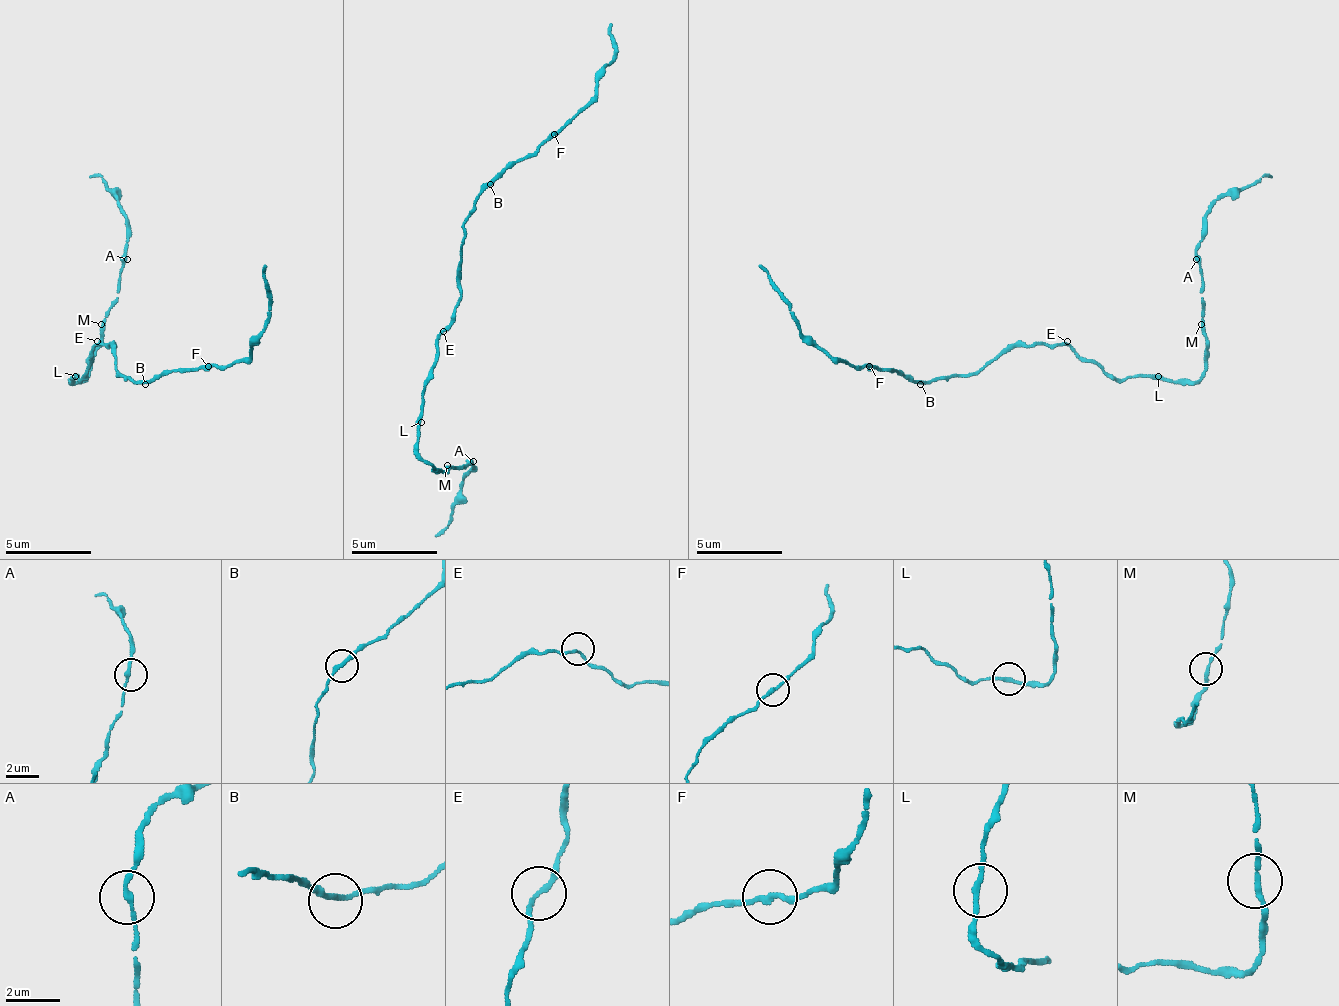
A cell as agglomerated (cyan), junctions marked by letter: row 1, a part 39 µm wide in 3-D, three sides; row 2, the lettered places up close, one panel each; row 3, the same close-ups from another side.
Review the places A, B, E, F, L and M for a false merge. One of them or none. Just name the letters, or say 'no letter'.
no letter

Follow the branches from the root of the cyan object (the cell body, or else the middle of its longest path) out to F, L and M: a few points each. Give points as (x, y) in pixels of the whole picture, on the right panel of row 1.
F: (1067, 345), (1006, 345), (976, 371), (937, 376), (933, 380), (907, 380), (898, 371), (868, 367)
L: (1067, 345), (1084, 358), (1093, 358), (1119, 380), (1127, 380), (1132, 376), (1158, 376)
M: (1067, 345), (1084, 358), (1093, 358), (1119, 380), (1132, 376), (1196, 380), (1205, 367), (1205, 328), (1201, 324)

